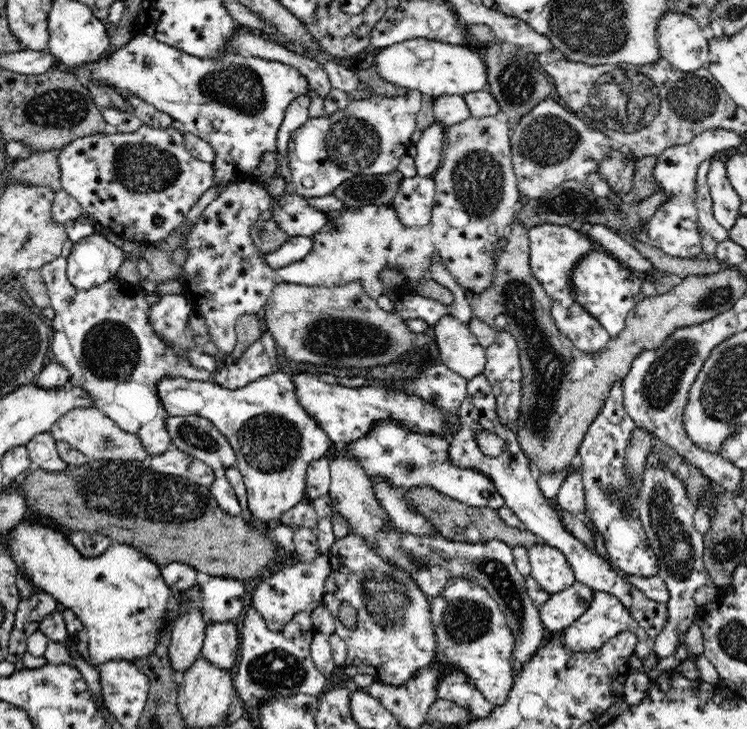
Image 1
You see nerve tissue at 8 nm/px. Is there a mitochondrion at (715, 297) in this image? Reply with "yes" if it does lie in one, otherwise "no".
yes

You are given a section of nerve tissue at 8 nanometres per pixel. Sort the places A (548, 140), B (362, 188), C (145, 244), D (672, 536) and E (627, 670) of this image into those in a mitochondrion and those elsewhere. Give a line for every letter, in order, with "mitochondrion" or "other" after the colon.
A: mitochondrion
B: mitochondrion
C: other
D: mitochondrion
E: other

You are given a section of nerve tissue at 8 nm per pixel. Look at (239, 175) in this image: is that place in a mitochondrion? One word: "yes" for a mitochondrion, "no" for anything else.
no

